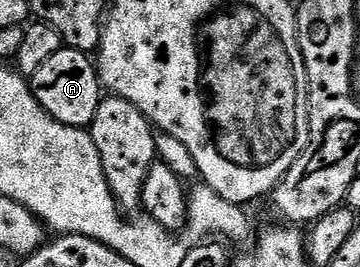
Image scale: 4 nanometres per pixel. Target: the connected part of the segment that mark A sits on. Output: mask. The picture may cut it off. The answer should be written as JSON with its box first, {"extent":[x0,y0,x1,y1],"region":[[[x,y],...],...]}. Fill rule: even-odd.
{"extent":[29,46,104,129],"region":[[[63,46],[36,74],[29,77],[30,89],[34,92],[36,102],[44,106],[56,122],[64,122],[64,126],[89,129],[96,118],[98,104],[104,99],[104,89],[98,79],[95,61],[89,55],[75,48]]]}

